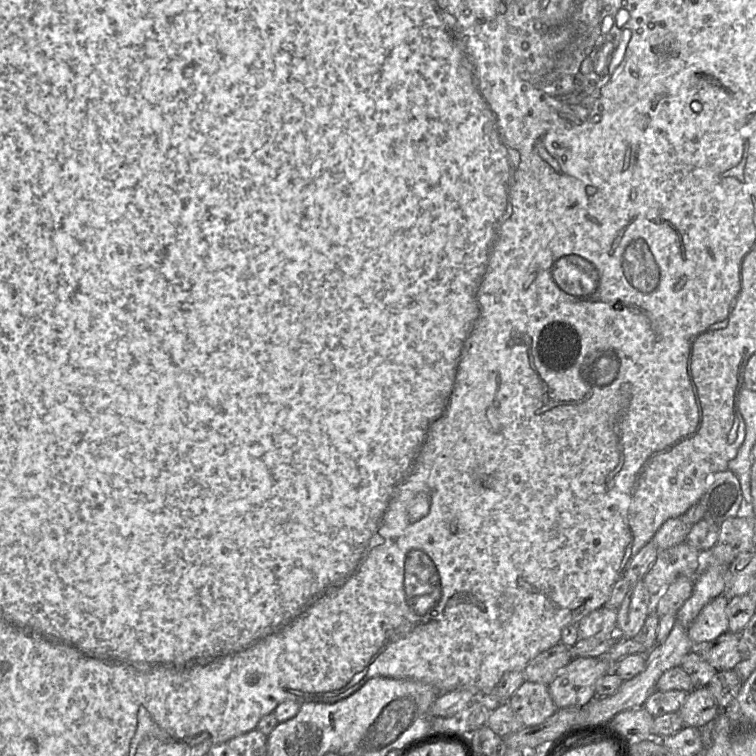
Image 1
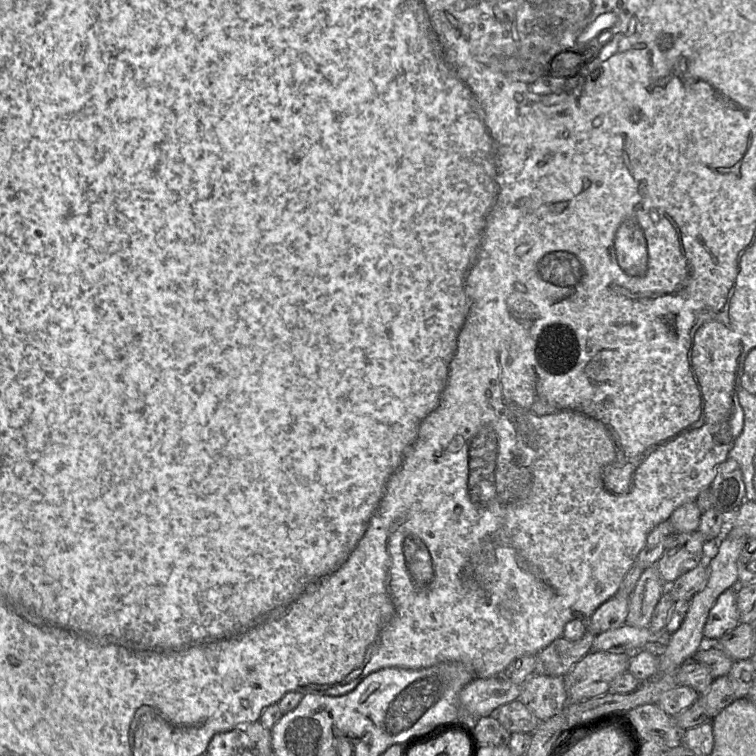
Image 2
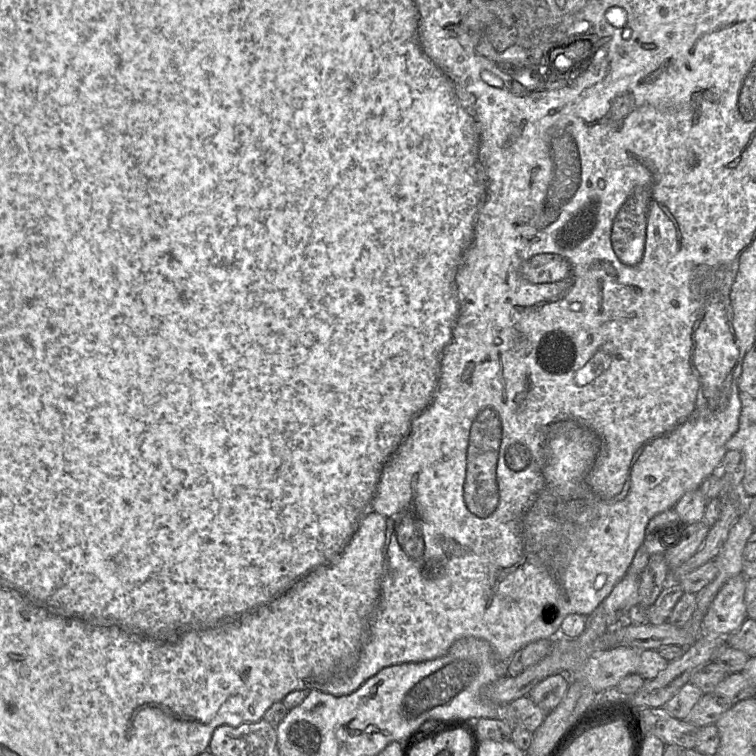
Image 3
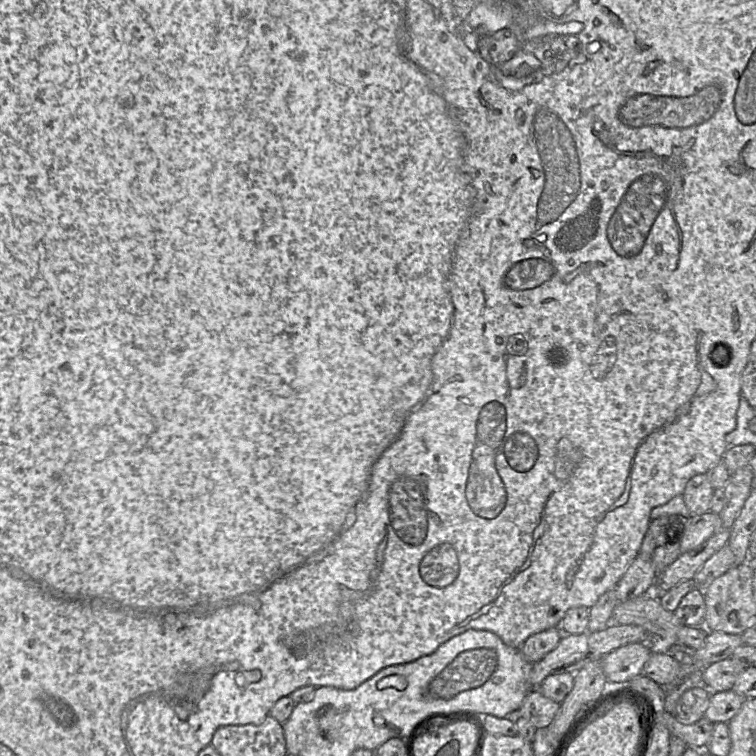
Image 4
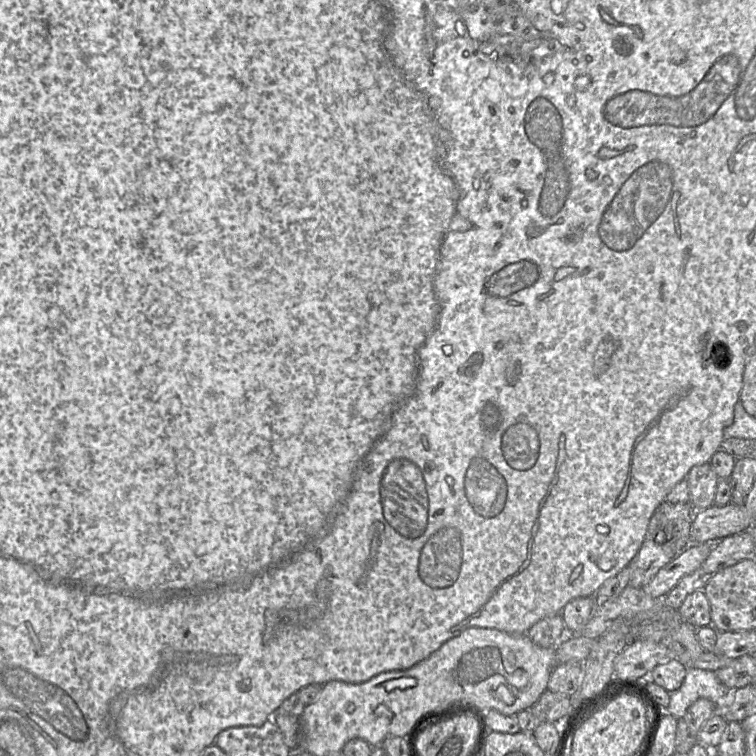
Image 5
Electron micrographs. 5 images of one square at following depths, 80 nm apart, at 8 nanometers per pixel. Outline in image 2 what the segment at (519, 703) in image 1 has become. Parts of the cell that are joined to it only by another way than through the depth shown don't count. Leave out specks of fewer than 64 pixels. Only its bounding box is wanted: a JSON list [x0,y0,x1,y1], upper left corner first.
[517,675,568,720]

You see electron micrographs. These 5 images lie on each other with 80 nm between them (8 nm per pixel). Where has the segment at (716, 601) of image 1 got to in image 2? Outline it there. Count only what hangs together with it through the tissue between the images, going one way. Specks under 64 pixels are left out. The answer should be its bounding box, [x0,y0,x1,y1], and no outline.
[703,587,740,642]

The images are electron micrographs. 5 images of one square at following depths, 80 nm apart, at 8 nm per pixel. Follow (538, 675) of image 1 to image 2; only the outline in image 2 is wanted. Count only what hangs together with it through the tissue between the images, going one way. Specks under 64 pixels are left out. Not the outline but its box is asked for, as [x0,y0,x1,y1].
[534,631,595,676]

